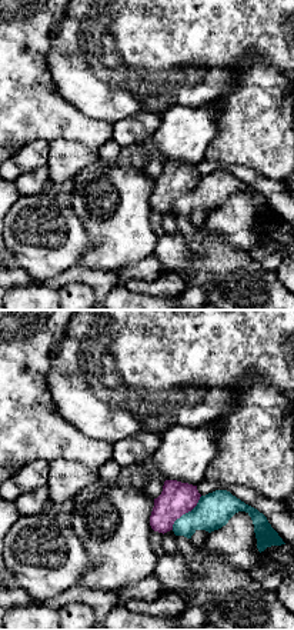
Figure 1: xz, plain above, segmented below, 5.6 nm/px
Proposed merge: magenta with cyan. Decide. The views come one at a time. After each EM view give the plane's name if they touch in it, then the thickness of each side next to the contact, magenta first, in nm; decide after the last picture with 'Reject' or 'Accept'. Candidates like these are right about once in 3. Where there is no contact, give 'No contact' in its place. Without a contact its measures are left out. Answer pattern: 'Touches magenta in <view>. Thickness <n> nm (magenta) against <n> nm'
Touches magenta in xz. Thickness 190 nm (magenta) against 200 nm

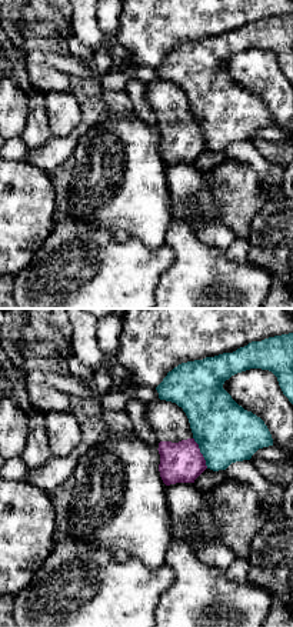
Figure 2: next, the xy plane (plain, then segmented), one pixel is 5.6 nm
Touches magenta in xy. Thickness 220 nm (magenta) against 340 nm

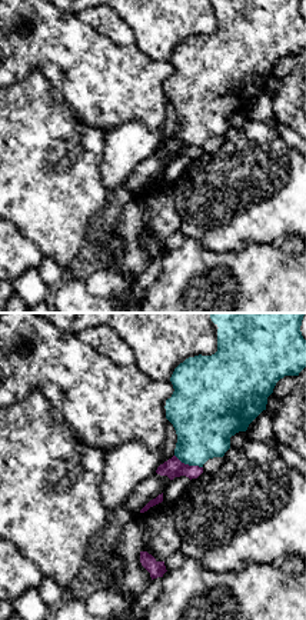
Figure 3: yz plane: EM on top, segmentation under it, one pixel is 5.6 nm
Touches magenta in yz. Thickness 110 nm (magenta) against 320 nm

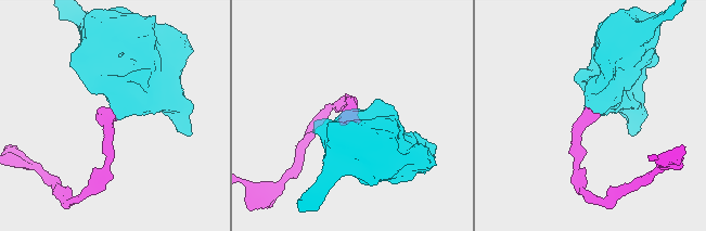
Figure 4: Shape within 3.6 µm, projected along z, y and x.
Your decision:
Reject

